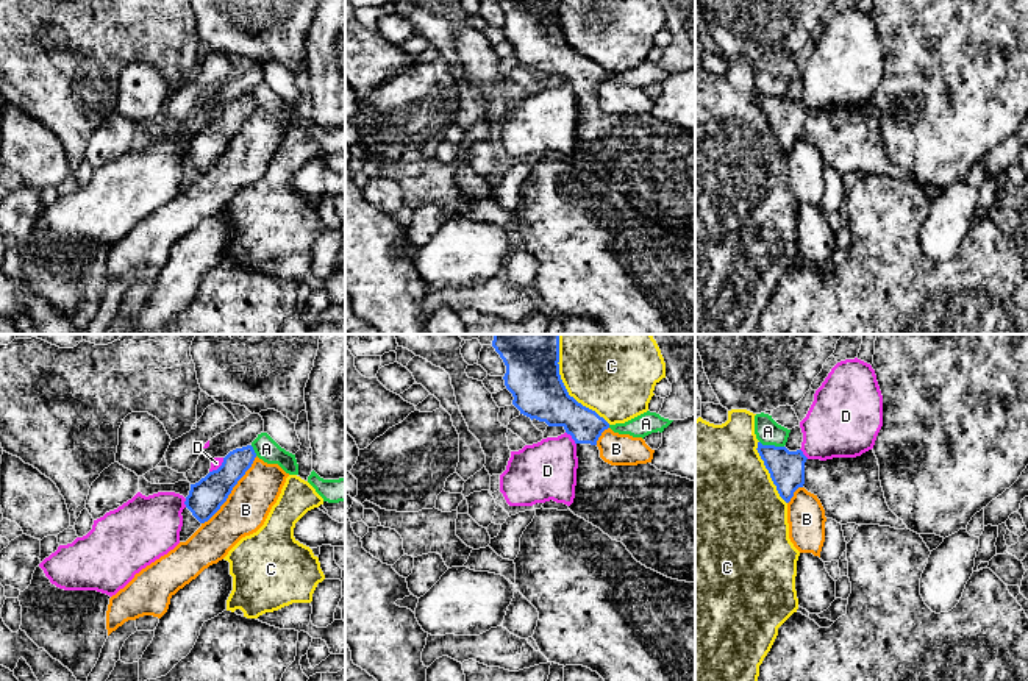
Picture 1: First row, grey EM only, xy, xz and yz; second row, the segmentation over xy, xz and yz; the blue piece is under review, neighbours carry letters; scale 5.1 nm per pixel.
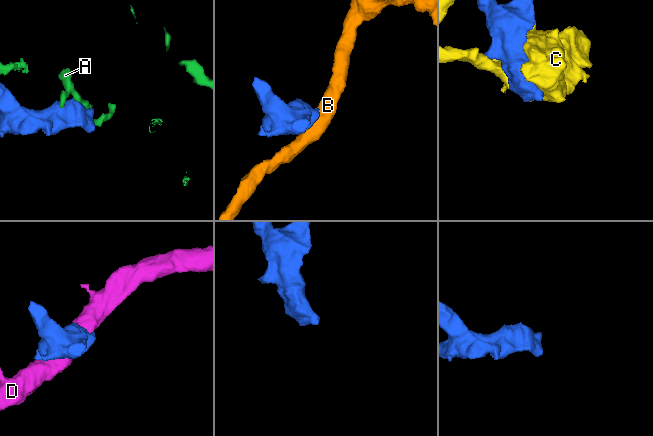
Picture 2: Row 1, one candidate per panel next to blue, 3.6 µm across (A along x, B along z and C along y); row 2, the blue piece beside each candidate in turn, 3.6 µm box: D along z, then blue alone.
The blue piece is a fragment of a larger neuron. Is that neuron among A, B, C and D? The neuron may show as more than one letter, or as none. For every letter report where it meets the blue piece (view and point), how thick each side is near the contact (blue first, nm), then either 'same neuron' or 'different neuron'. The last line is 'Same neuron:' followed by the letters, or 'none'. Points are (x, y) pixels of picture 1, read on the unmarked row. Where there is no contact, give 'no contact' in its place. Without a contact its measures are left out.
A: contact yz (772, 96); calibres 180 and 130 nm; different neuron
B: contact xy (232, 139); calibres 180 and 220 nm; different neuron
C: contact xz (567, 42); calibres 280 and 360 nm; different neuron
D: contact xz (572, 88); calibres 240 and 300 nm; different neuron
Same neuron: none

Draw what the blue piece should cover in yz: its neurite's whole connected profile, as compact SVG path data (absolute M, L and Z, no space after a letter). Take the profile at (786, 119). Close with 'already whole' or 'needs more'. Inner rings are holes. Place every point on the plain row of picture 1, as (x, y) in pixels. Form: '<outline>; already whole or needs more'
M762 95L758 103L780 147L789 153L798 137L814 144L825 167L841 175L908 178L887 156L873 100L856 108L808 109L801 100Z; needs more

